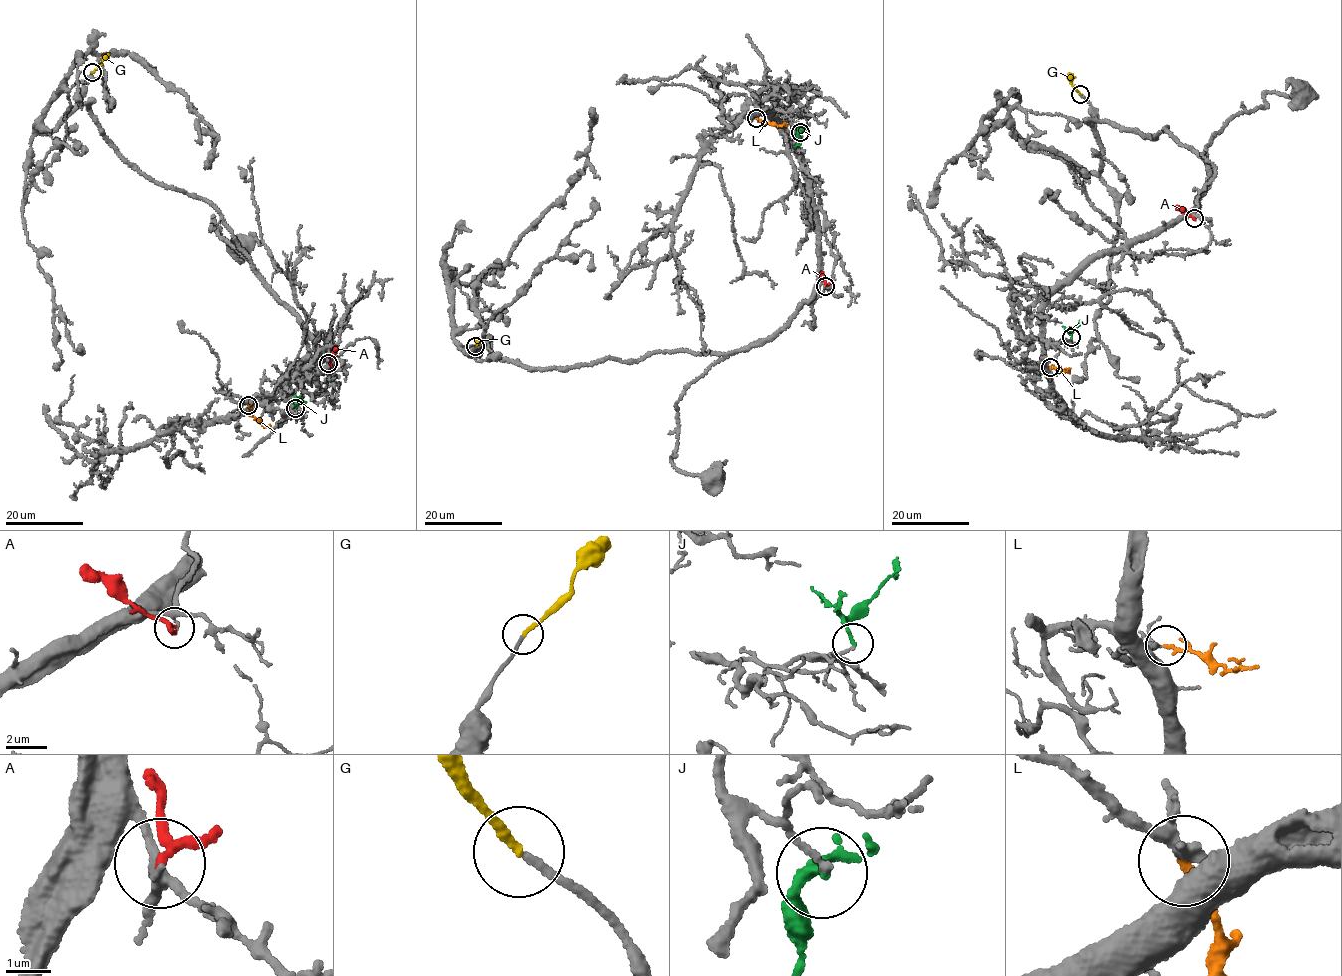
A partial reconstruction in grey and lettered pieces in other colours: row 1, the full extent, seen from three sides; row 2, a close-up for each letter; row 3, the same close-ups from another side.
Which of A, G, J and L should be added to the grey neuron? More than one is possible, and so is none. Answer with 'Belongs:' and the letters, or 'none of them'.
Belongs: G, L

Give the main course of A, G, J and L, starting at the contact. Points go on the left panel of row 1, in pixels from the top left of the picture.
A: (328, 364), (335, 346)
G: (92, 71), (108, 53)
J: (295, 408), (295, 396)
L: (249, 405), (254, 419), (265, 426), (270, 425)

